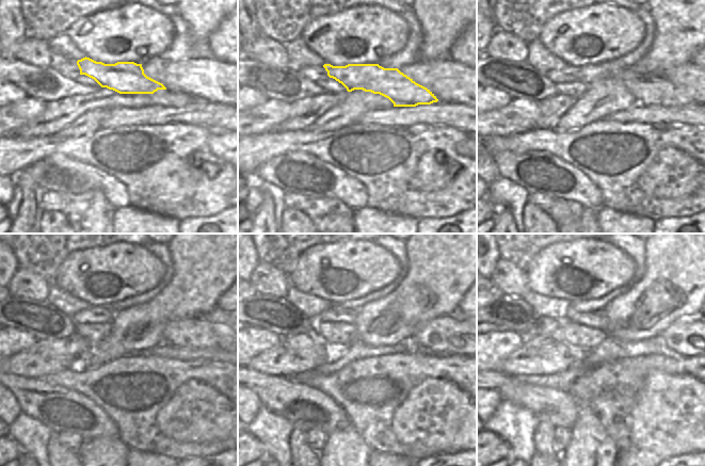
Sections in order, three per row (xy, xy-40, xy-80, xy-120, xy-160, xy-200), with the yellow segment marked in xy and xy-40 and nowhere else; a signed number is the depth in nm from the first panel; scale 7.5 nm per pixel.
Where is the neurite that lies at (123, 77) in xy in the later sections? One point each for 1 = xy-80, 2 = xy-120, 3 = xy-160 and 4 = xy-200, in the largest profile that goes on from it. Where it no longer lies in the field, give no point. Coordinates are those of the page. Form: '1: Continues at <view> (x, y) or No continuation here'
1: Continues at xy-80 (649, 90)
2: Continues at xy-120 (189, 332)
3: Continues at xy-160 (446, 336)
4: Continues at xy-200 (687, 336).

